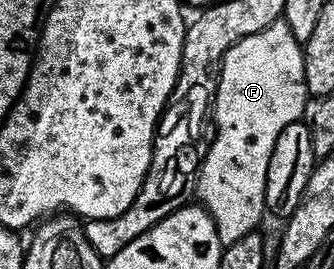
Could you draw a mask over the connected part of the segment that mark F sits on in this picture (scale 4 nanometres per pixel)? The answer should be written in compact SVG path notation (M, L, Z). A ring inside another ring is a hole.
M284 22L268 25L264 30L244 38L231 46L222 58L222 70L218 74L218 92L212 105L212 124L218 127L213 133L210 149L196 177L196 196L201 207L214 219L214 225L223 245L244 238L244 234L259 227L266 211L266 175L272 158L272 146L280 138L284 126L292 126L302 120L308 93L304 78L303 45L288 30Z

